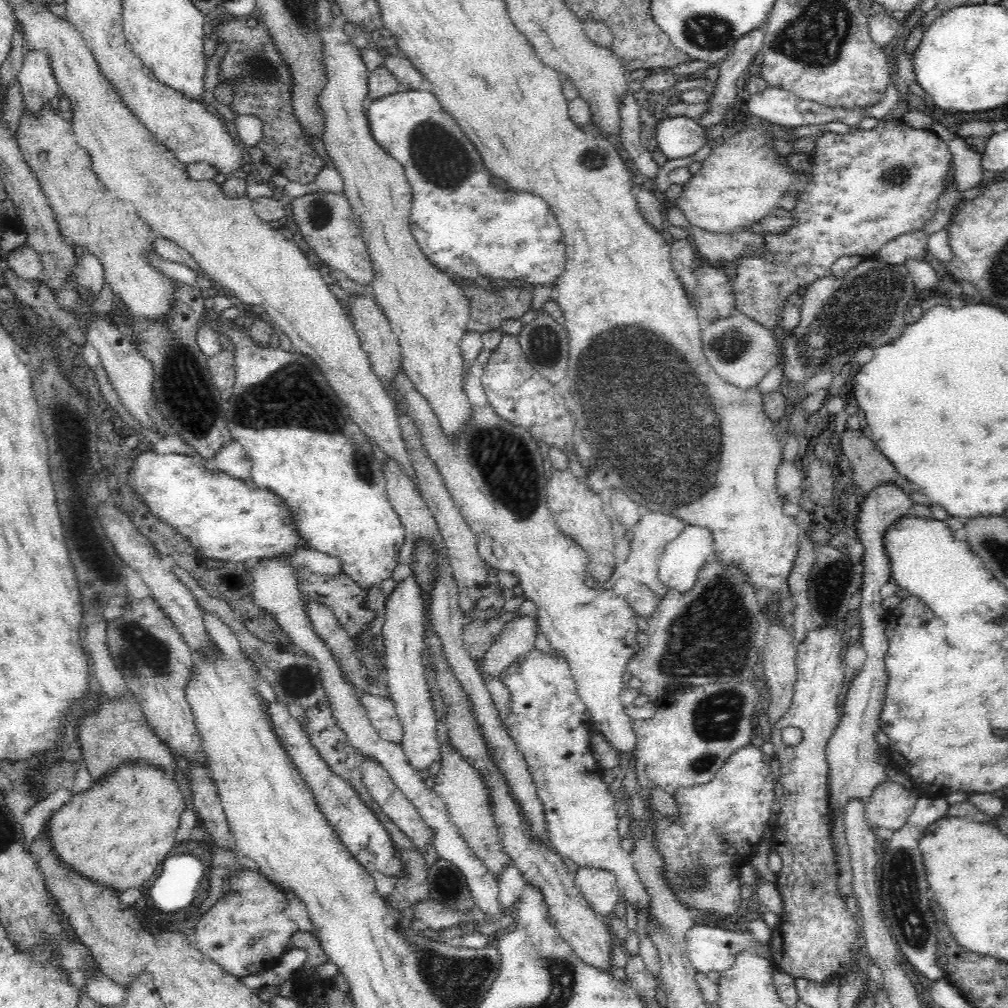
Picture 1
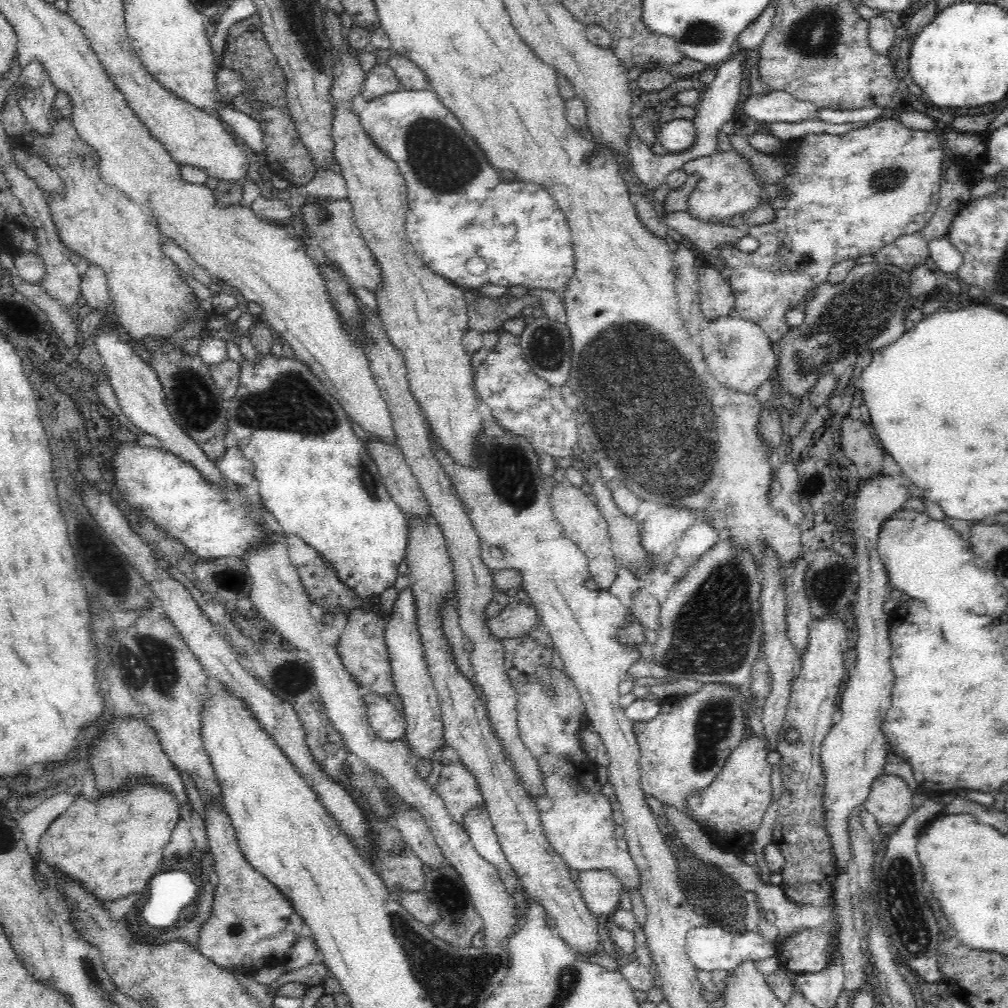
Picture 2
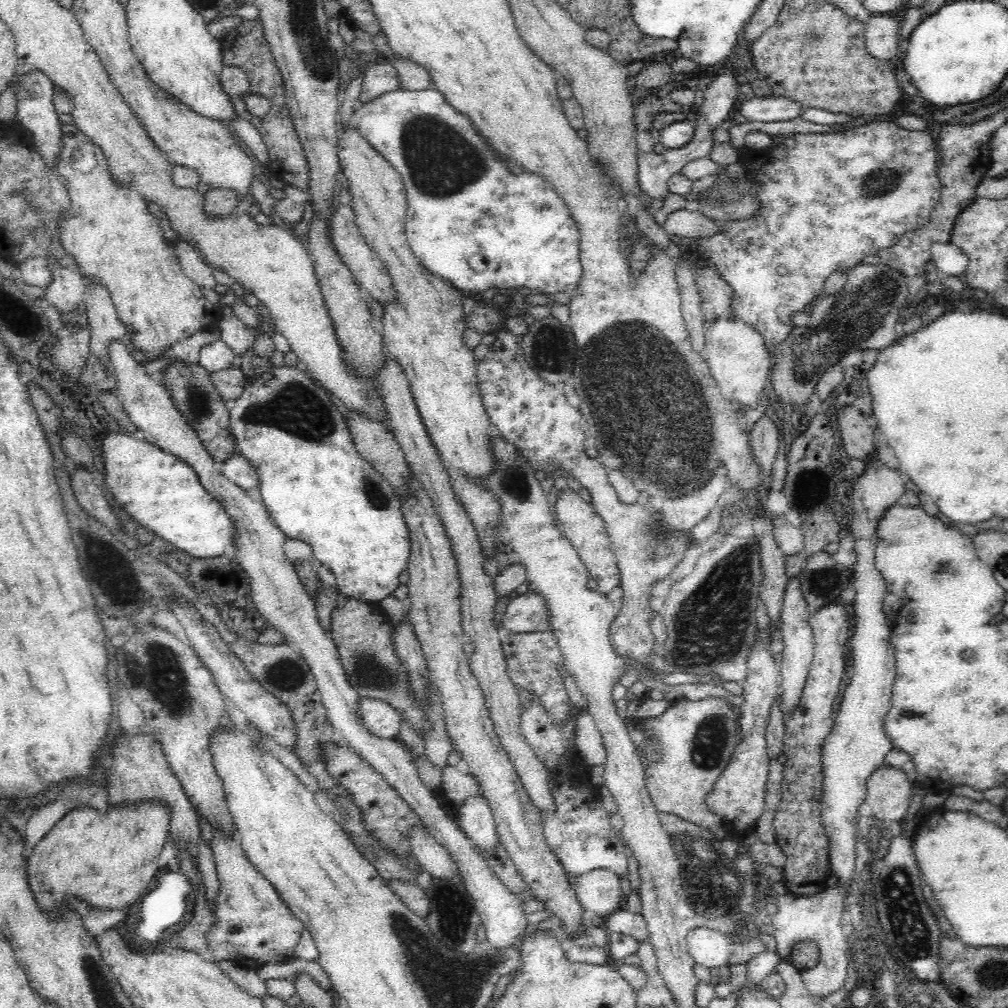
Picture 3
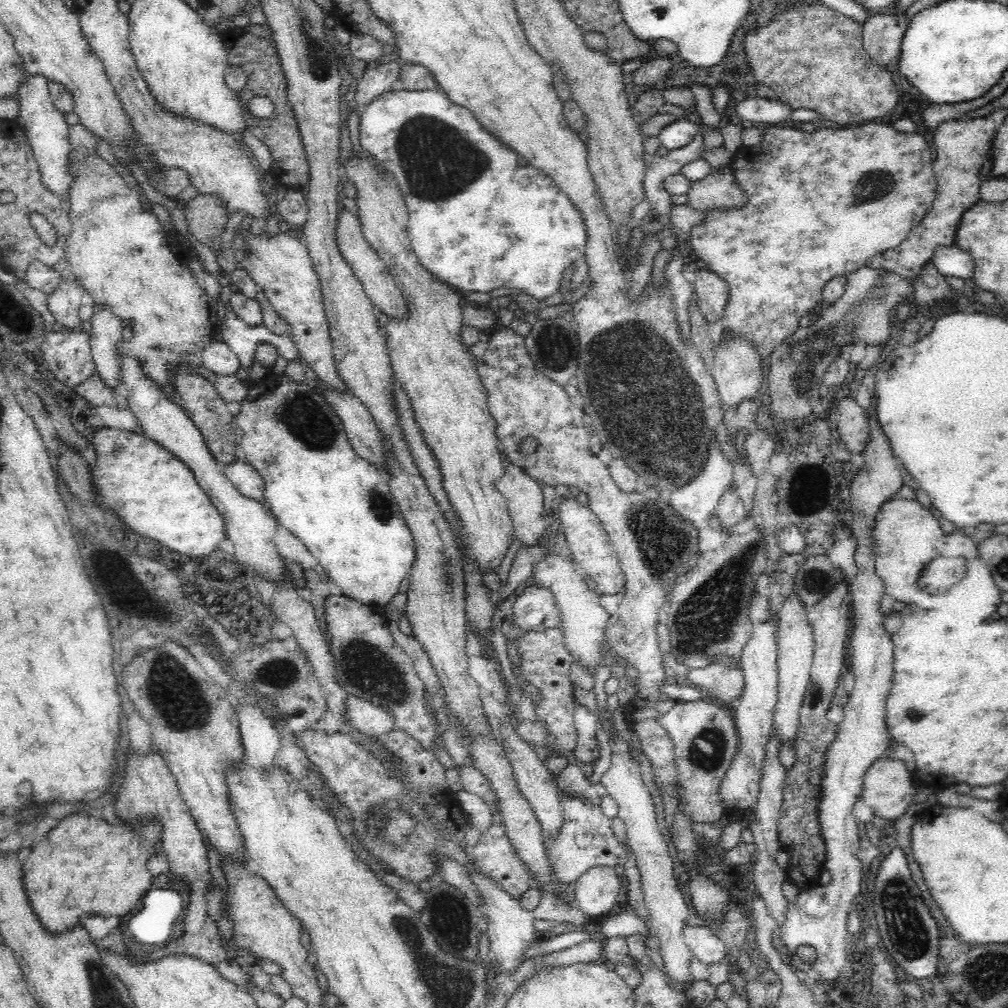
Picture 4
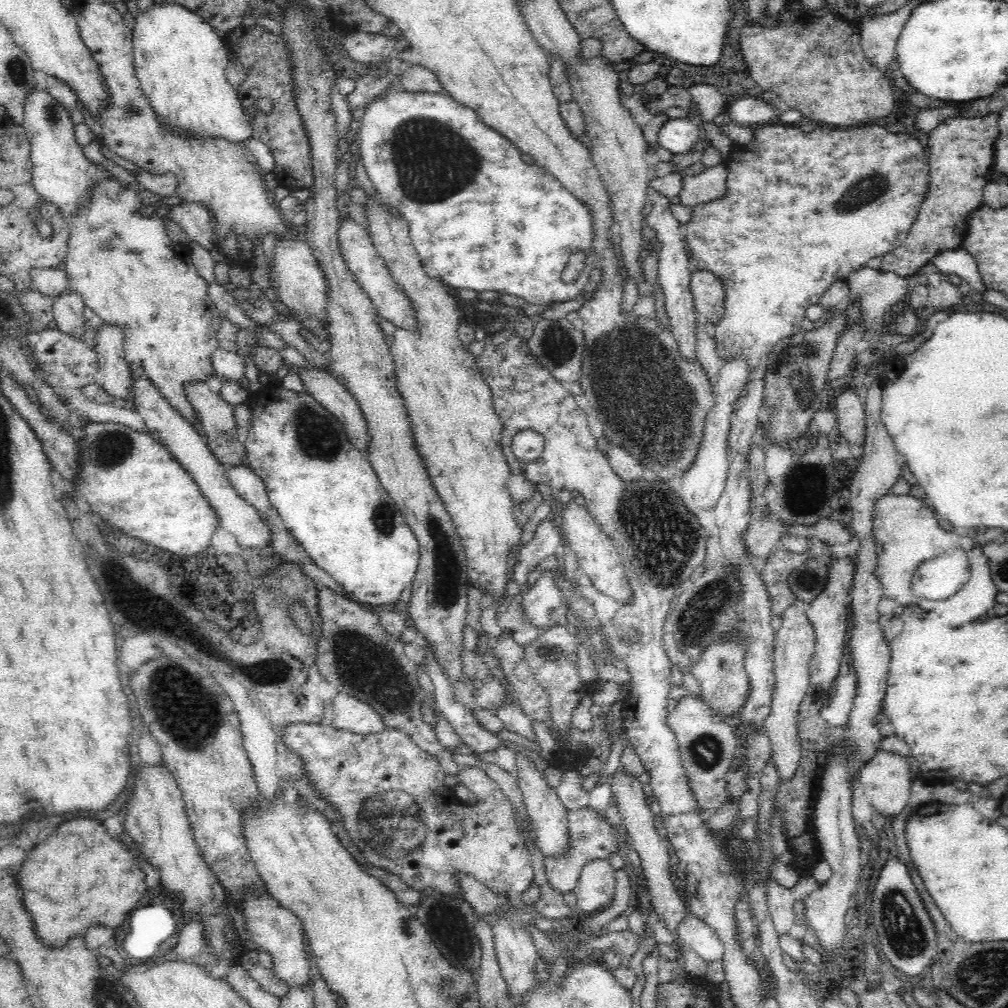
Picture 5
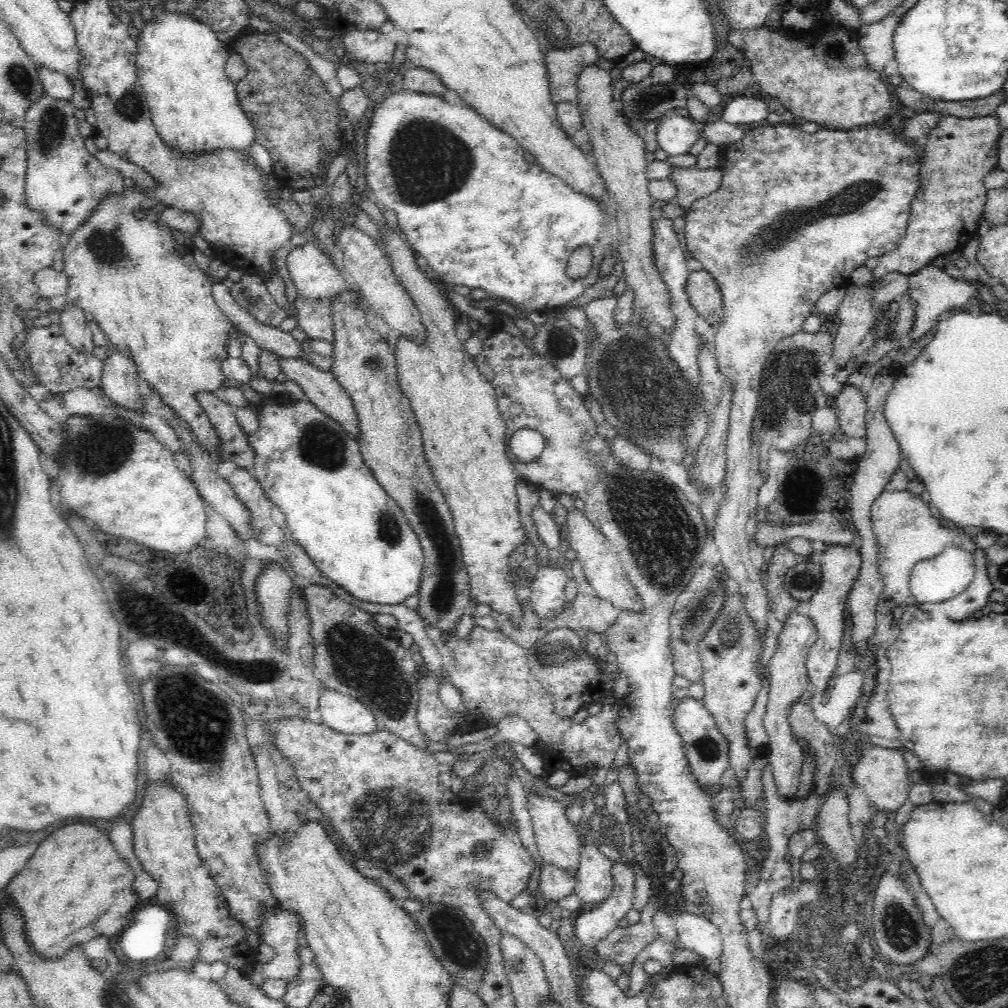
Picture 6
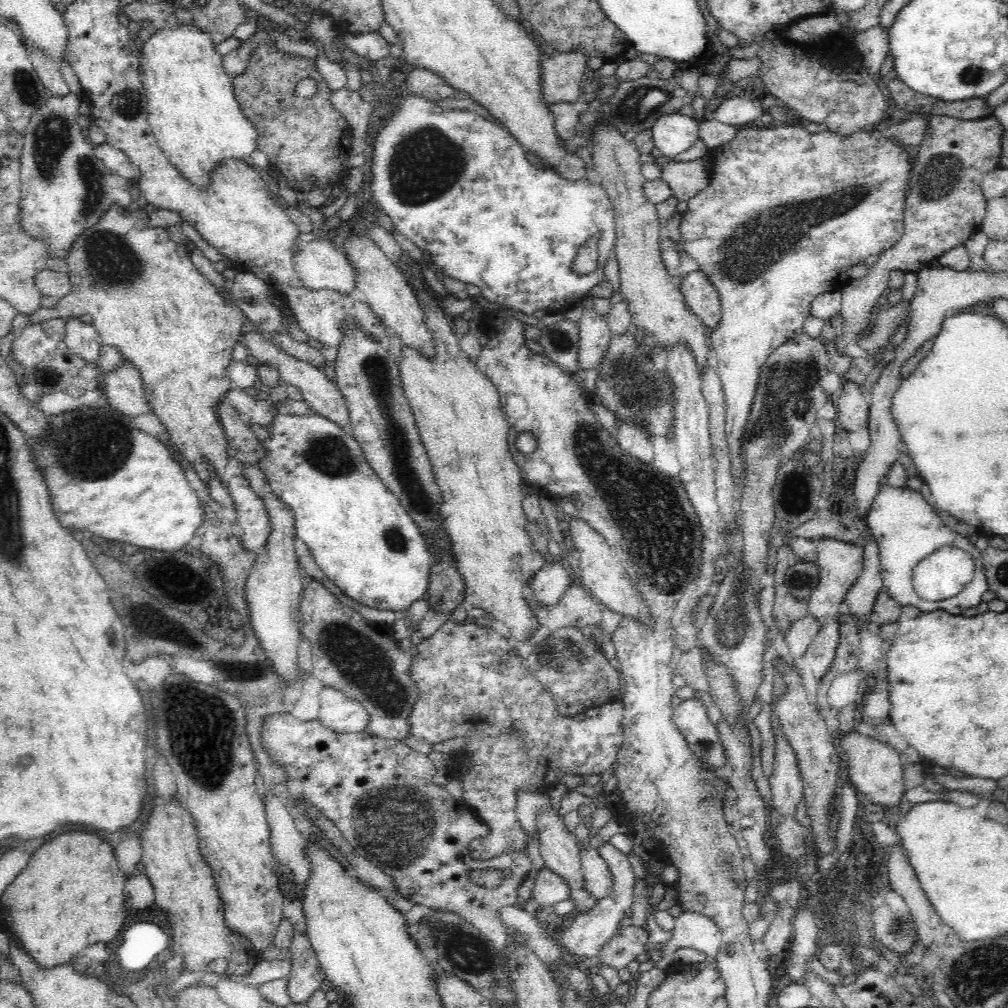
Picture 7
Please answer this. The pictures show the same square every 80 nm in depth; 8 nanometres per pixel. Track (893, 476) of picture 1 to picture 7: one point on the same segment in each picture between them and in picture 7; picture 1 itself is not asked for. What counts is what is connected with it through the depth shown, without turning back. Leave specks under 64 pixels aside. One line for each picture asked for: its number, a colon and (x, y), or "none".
2: (857, 442)
3: (858, 440)
4: (853, 426)
5: (850, 411)
6: (851, 408)
7: (853, 412)

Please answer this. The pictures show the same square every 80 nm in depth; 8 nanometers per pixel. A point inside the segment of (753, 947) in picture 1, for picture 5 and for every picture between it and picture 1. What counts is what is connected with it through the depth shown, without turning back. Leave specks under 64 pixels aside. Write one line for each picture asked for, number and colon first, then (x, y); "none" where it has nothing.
2: (711, 948)
3: (710, 948)
4: (703, 943)
5: (702, 939)

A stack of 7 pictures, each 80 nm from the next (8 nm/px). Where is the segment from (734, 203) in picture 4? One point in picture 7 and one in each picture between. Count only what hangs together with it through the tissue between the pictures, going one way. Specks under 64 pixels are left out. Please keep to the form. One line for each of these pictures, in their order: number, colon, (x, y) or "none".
5: (698, 187)
6: (692, 183)
7: (685, 179)

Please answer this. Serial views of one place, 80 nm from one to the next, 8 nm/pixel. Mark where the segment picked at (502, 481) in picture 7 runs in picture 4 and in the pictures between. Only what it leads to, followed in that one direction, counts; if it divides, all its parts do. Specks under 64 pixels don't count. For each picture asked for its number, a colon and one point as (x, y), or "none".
4: (449, 402)
5: (459, 435)
6: (464, 434)

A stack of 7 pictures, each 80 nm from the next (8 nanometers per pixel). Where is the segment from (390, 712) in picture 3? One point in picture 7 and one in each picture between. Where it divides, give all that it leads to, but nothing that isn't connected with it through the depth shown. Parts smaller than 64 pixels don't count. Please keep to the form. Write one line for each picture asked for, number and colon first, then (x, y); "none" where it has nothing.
4: (372, 720)
5: (347, 713)
6: (344, 714)
7: (338, 712)

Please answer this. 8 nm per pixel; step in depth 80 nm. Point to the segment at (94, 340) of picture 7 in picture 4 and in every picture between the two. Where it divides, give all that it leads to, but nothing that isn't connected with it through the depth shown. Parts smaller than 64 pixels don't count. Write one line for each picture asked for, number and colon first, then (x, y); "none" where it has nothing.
4: (64, 303)
5: (68, 309)
6: (76, 330)

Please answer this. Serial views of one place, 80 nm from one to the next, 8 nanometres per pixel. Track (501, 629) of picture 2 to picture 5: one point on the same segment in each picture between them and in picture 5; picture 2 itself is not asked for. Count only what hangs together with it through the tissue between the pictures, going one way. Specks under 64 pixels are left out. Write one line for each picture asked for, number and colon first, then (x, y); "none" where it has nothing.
3: (527, 612)
4: (534, 607)
5: (542, 604)

